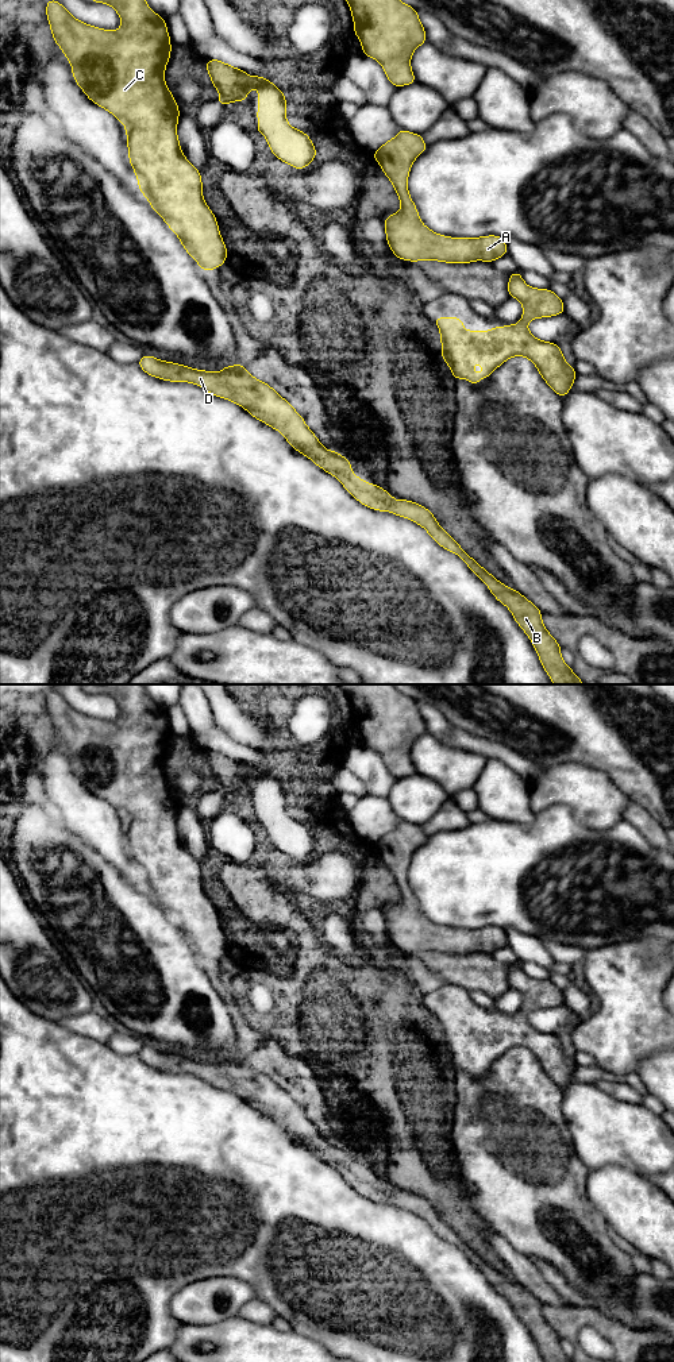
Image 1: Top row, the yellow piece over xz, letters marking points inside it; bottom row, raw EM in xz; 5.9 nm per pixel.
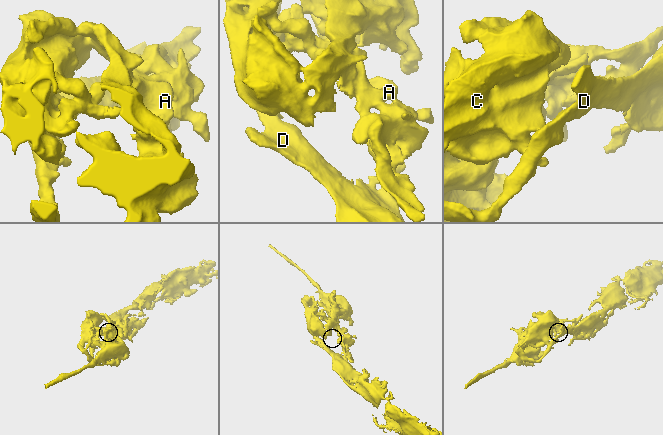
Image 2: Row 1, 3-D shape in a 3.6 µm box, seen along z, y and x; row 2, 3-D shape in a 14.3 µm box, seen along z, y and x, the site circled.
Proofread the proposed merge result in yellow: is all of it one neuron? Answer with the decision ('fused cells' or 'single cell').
single cell

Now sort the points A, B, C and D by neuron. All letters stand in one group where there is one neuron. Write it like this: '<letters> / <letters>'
A B C D

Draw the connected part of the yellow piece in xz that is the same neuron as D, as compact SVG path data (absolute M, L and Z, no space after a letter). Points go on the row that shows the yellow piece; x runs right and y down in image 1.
M145 354L138 366L149 375L170 382L195 383L212 396L226 398L243 409L254 418L281 432L288 444L309 458L317 467L334 475L343 487L362 505L390 512L423 526L442 548L458 555L490 590L494 598L505 605L517 625L531 640L540 664L554 684L585 684L573 672L562 656L562 647L544 628L542 611L517 590L513 590L478 564L462 547L439 525L432 512L408 501L396 501L385 489L365 482L351 471L351 462L336 451L321 445L316 435L308 428L290 402L282 398L263 381L250 375L243 363L224 366L220 373L196 370L180 363L166 362Z

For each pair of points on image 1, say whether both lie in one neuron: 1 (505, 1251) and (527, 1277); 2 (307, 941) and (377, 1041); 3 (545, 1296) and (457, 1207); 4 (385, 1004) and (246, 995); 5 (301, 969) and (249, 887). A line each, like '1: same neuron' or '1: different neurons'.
1: same neuron
2: same neuron
3: different neurons
4: same neuron
5: same neuron

